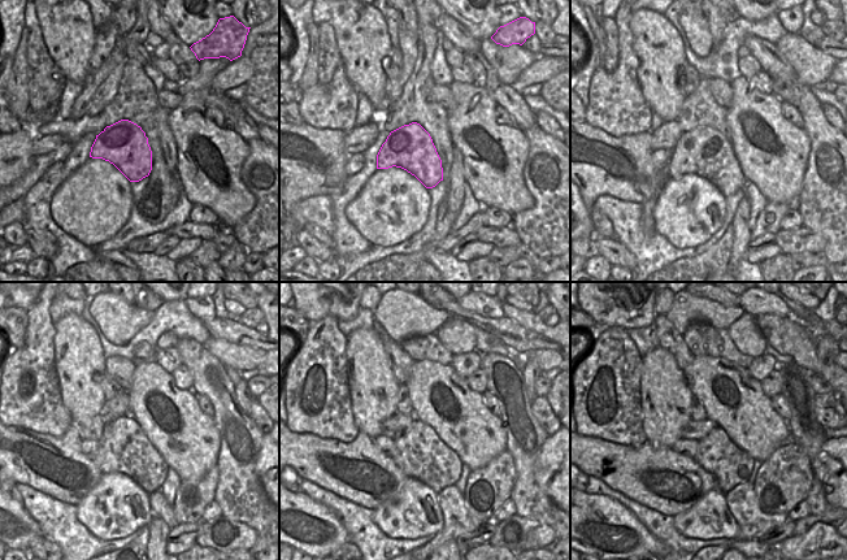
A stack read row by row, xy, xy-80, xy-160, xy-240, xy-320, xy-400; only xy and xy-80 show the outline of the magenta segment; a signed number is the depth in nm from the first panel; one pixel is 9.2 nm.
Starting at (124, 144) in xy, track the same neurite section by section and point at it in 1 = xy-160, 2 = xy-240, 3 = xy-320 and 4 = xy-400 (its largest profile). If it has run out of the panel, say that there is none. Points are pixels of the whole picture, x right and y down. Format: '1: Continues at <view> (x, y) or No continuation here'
1: Continues at xy-160 (704, 151)
2: Continues at xy-240 (124, 447)
3: Continues at xy-320 (420, 454)
4: Continues at xy-400 (716, 454).

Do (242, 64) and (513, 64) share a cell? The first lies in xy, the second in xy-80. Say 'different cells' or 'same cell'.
different cells

